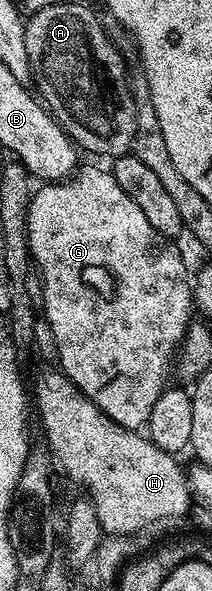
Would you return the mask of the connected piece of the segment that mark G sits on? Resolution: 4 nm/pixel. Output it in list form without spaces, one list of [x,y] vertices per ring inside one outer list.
[[[80,167],[78,171],[67,177],[62,182],[47,182],[42,185],[43,189],[36,191],[31,198],[31,204],[27,208],[27,250],[30,259],[33,261],[33,268],[37,275],[41,278],[43,283],[43,299],[41,301],[41,307],[43,307],[42,315],[49,322],[49,326],[53,330],[55,335],[55,341],[57,342],[57,350],[59,351],[59,359],[57,361],[58,367],[75,383],[79,389],[87,395],[88,398],[105,413],[114,424],[121,425],[122,428],[128,430],[139,430],[144,427],[149,418],[149,414],[153,410],[153,402],[157,402],[157,398],[165,390],[165,385],[168,383],[167,371],[171,368],[171,359],[176,359],[177,353],[180,351],[180,347],[184,341],[184,336],[187,333],[188,325],[193,320],[193,284],[189,279],[189,272],[187,276],[187,264],[183,261],[183,256],[174,248],[172,241],[166,236],[162,236],[157,230],[153,230],[153,225],[145,219],[145,214],[137,206],[137,202],[133,202],[133,198],[129,198],[129,194],[125,194],[125,190],[121,190],[121,186],[117,186],[117,178],[106,167],[104,168],[83,168]]]

